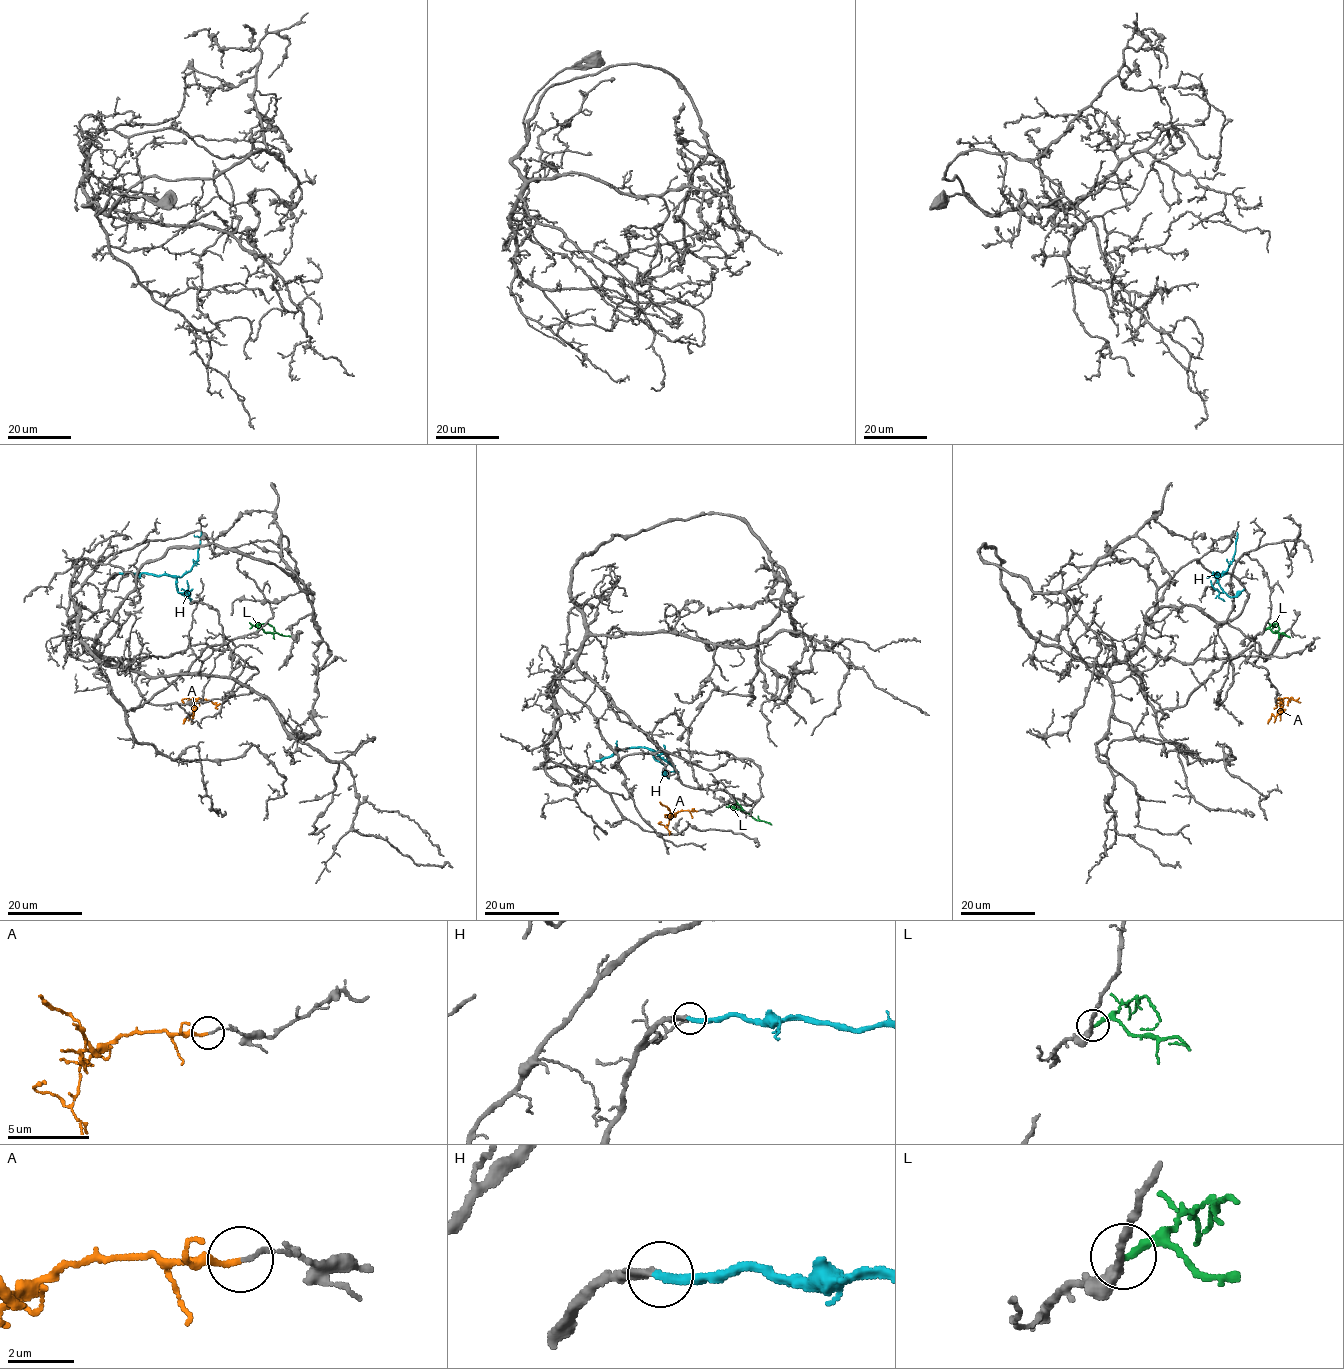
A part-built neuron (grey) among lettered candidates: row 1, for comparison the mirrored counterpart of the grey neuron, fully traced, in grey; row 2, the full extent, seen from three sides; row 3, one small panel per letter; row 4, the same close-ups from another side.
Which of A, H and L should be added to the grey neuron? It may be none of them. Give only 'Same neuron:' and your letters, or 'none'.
Same neuron: H

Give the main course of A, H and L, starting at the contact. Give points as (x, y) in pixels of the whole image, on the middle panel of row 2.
A: (698, 810), (680, 810), (672, 815), (659, 802)
H: (596, 761), (624, 749), (646, 747), (676, 771), (671, 772)
L: (734, 798), (754, 818), (771, 824)

